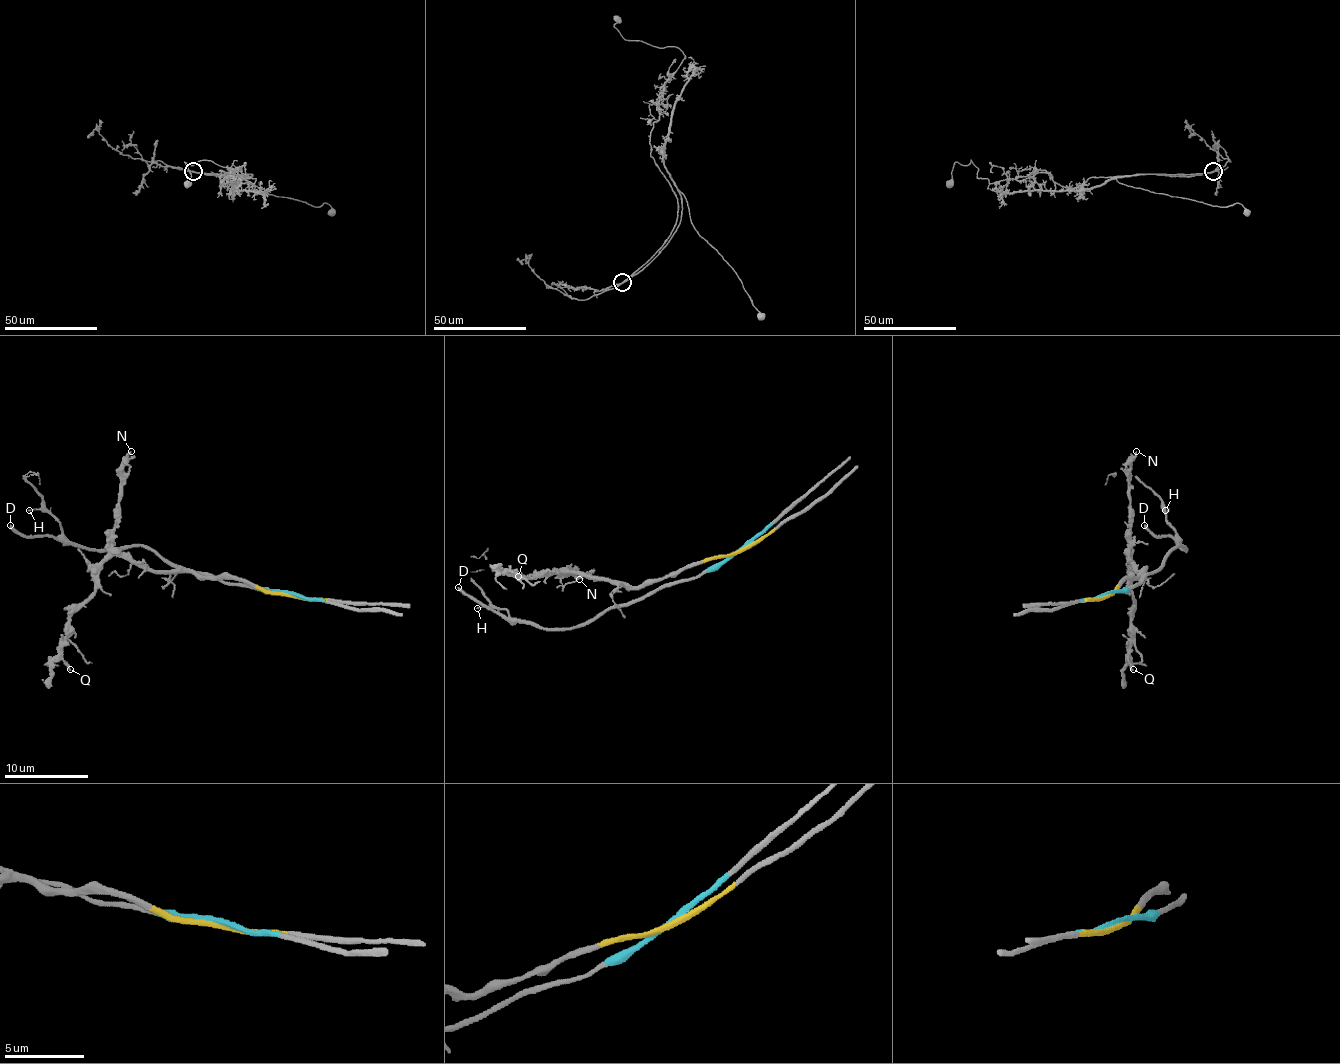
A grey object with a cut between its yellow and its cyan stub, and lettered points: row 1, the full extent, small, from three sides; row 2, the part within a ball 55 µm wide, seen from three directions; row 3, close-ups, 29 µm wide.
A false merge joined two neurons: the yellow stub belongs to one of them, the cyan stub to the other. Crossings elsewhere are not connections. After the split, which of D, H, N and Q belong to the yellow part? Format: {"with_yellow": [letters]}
{"with_yellow": ["N", "Q"]}

